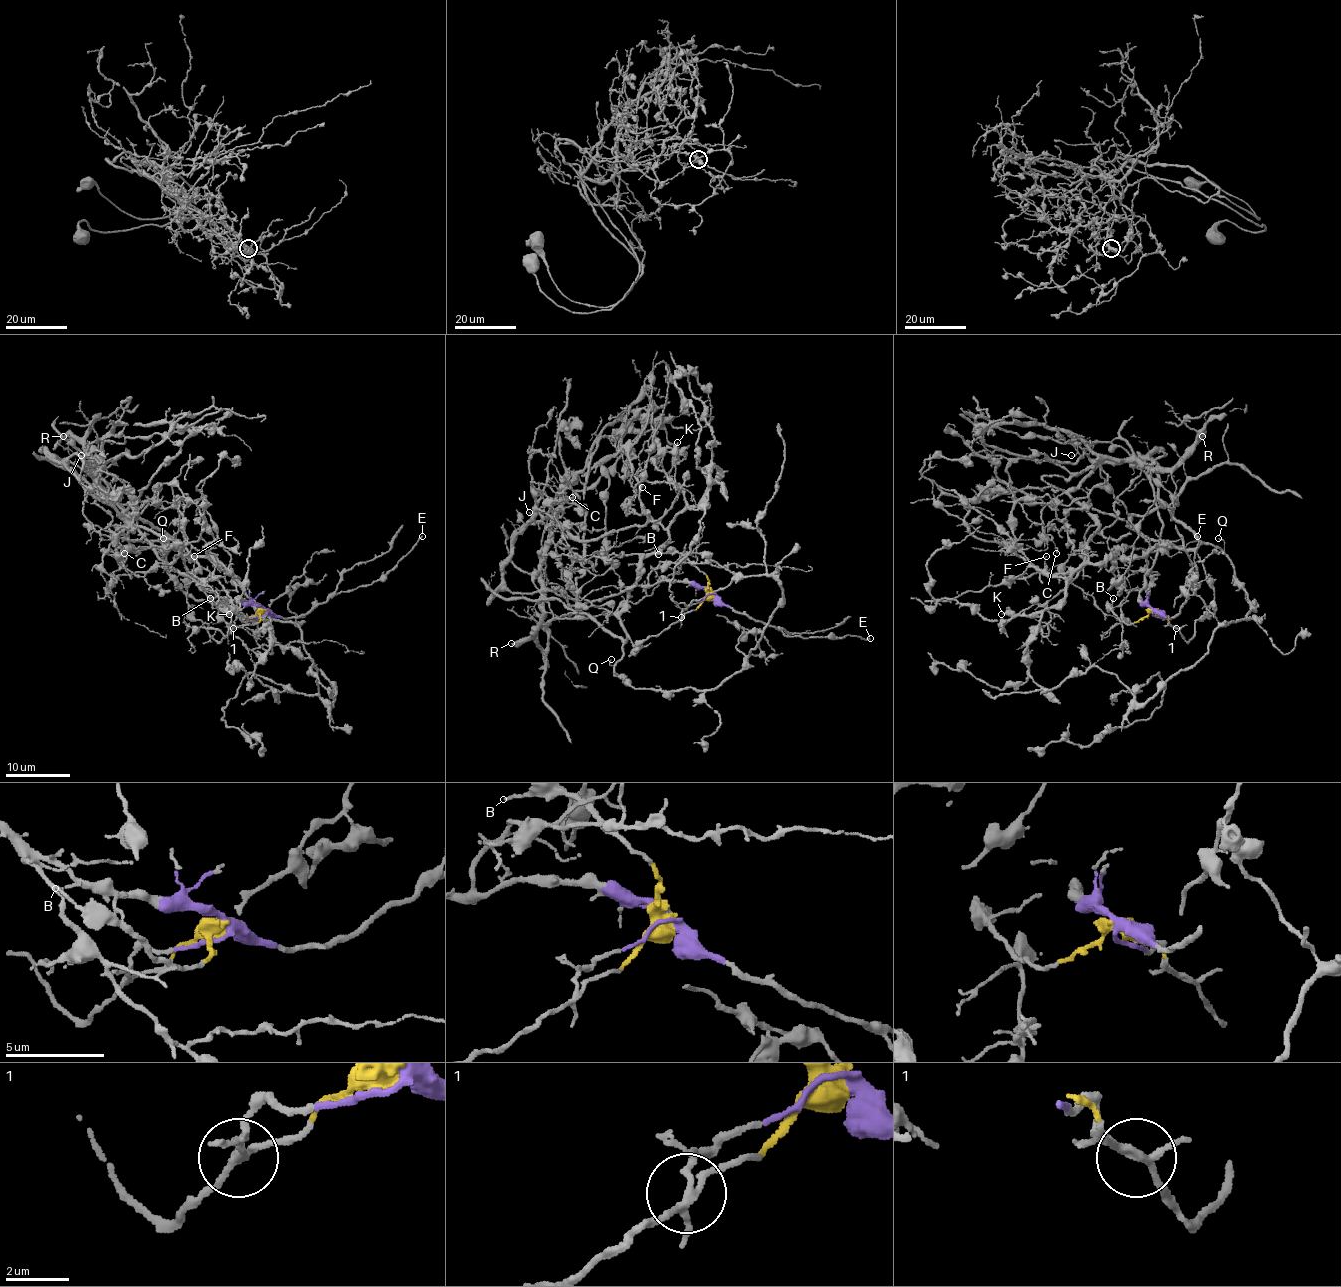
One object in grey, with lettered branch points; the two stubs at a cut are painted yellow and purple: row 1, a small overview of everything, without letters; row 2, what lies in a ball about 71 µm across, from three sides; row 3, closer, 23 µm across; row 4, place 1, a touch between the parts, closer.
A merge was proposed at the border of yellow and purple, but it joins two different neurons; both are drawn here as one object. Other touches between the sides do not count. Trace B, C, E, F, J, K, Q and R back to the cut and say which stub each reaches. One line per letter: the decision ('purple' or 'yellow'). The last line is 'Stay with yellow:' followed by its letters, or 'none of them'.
B: yellow
C: purple
E: purple
F: purple
J: purple
K: purple
Q: yellow
R: yellow
Stay with yellow: B, Q, R

